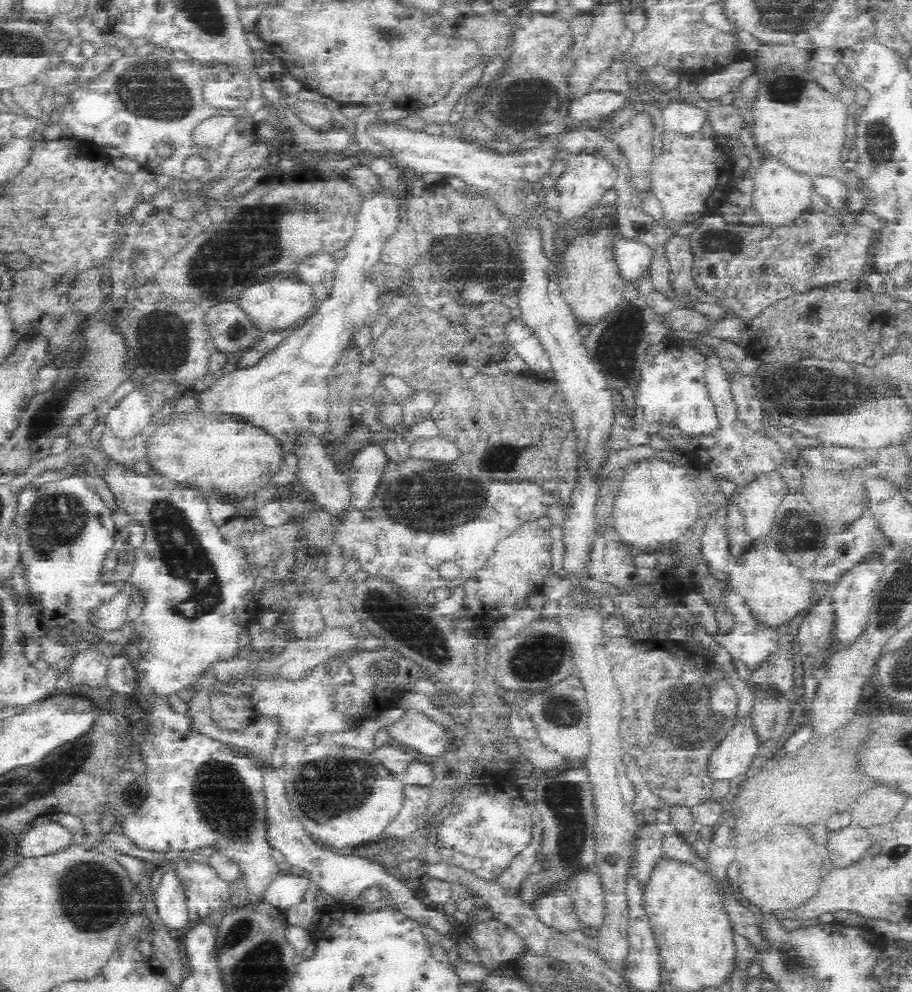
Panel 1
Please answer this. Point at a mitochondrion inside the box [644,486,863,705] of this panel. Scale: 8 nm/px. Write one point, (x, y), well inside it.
(801, 535)

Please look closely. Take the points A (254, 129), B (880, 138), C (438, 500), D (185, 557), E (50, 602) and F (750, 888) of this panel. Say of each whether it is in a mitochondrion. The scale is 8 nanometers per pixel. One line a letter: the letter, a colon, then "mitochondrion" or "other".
A: other
B: mitochondrion
C: mitochondrion
D: mitochondrion
E: other
F: other

